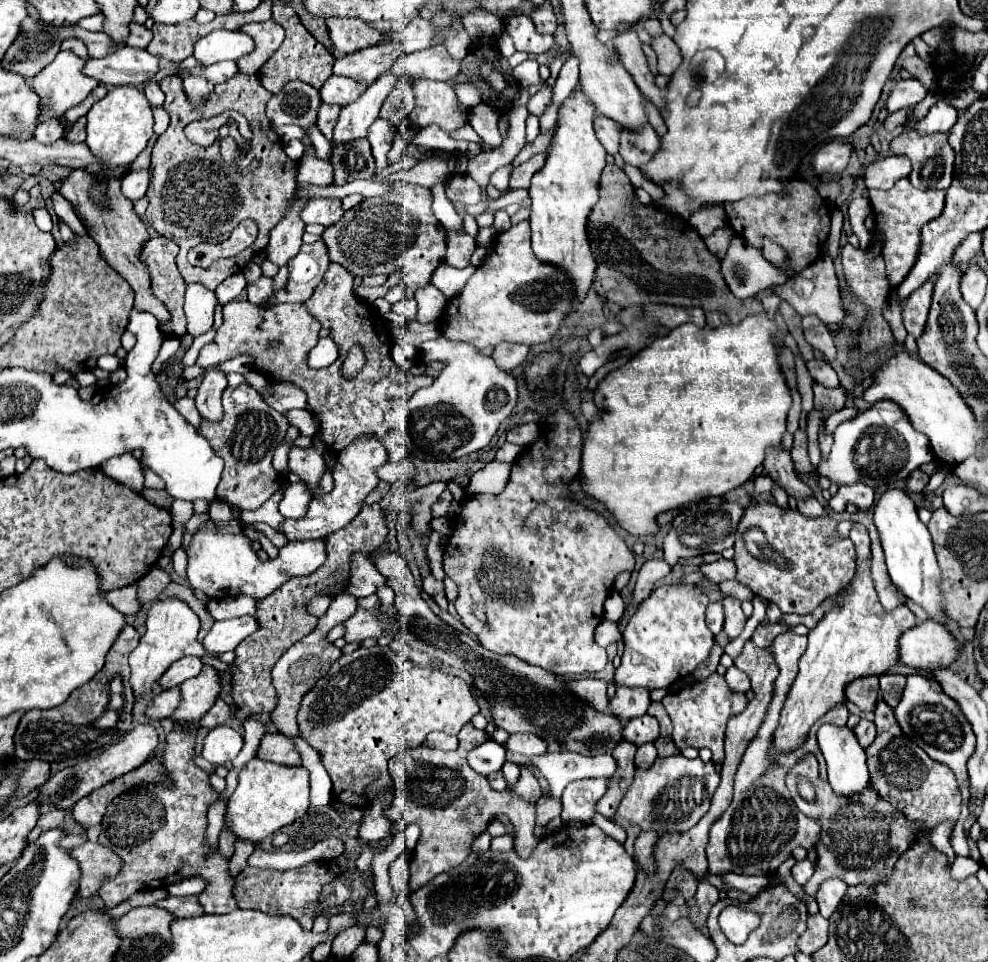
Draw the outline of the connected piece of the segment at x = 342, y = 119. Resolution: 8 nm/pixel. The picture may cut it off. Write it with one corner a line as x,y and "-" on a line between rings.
384,73
366,89
366,93
358,101
342,107
334,129
334,145
342,145
342,143
350,143
366,137
366,129
378,117
384,99
388,97
388,93
392,91
392,85
398,79
400,77
396,75

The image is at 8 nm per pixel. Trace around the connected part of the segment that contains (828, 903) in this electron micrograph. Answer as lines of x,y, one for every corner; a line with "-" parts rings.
836,877
834,879
826,879
826,881
820,883
820,889
816,893
816,903
820,907
820,915
822,917
828,919
836,911
836,907
840,903
842,895
846,893
846,889
848,889
848,885
842,879
836,879

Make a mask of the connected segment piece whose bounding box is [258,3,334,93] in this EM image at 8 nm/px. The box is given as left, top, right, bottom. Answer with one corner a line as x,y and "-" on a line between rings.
274,3
272,5
272,21
276,21
284,27
286,37
284,37
280,49
262,65
262,69
258,73
258,79
260,79
262,87
270,93
278,93
288,81
300,79
300,81
306,81
308,85
320,89
324,85
324,81
332,75
334,55
326,47
322,47
322,43
318,43
306,31
306,27
300,23
296,11
292,7
288,7
288,3

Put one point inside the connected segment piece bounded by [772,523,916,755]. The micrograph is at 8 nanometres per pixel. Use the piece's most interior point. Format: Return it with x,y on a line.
861,639

